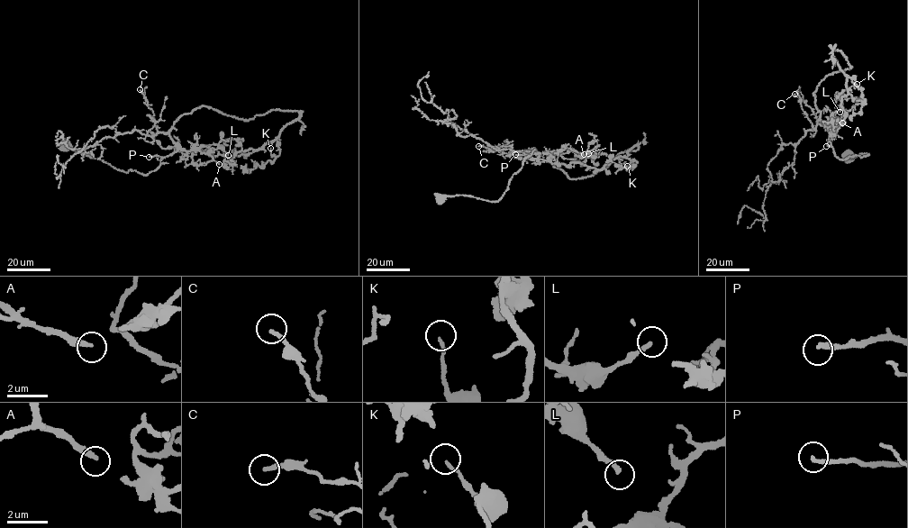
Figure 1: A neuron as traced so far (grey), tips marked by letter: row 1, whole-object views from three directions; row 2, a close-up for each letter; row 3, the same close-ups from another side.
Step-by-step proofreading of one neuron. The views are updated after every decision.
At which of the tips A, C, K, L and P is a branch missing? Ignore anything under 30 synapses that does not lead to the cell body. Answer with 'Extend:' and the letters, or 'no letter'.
Extend: P

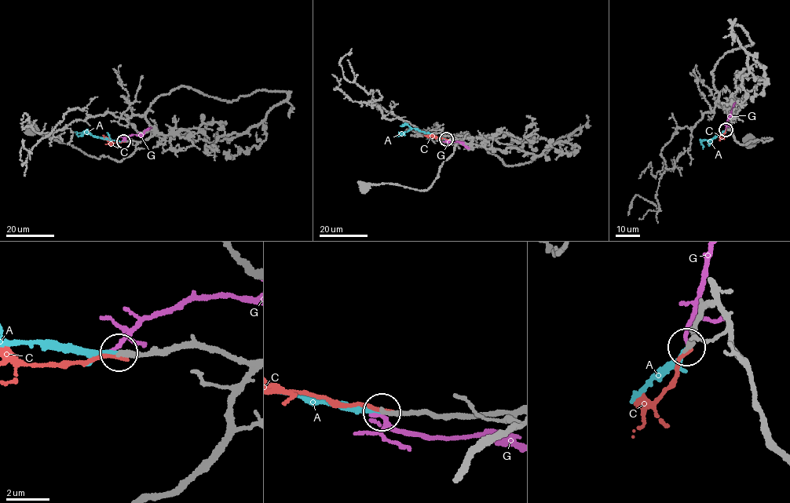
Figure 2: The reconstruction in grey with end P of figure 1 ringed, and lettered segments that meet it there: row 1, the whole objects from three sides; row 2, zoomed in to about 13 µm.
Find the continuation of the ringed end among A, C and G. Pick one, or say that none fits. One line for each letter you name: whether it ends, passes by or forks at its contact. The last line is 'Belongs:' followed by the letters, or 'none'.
A: it ends there
Belongs: A

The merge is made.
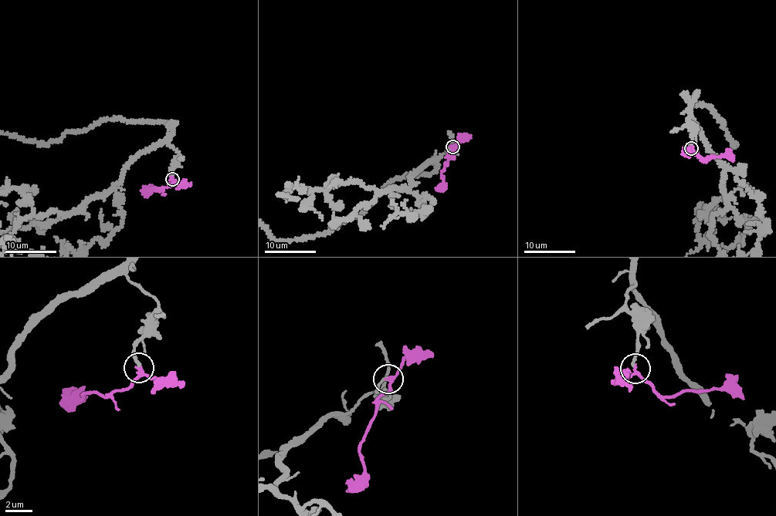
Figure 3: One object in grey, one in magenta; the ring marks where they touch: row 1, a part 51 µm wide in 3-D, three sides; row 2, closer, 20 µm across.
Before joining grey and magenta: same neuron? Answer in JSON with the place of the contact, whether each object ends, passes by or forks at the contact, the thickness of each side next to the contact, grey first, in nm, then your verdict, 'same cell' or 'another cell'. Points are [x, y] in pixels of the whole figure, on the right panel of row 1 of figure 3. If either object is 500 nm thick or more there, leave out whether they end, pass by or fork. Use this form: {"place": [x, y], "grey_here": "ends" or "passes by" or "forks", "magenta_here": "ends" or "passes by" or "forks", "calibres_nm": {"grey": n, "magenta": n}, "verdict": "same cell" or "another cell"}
{"place": [691, 148], "grey_here": "ends", "magenta_here": "passes by", "calibres_nm": {"grey": 200, "magenta": 200}, "verdict": "same cell"}

